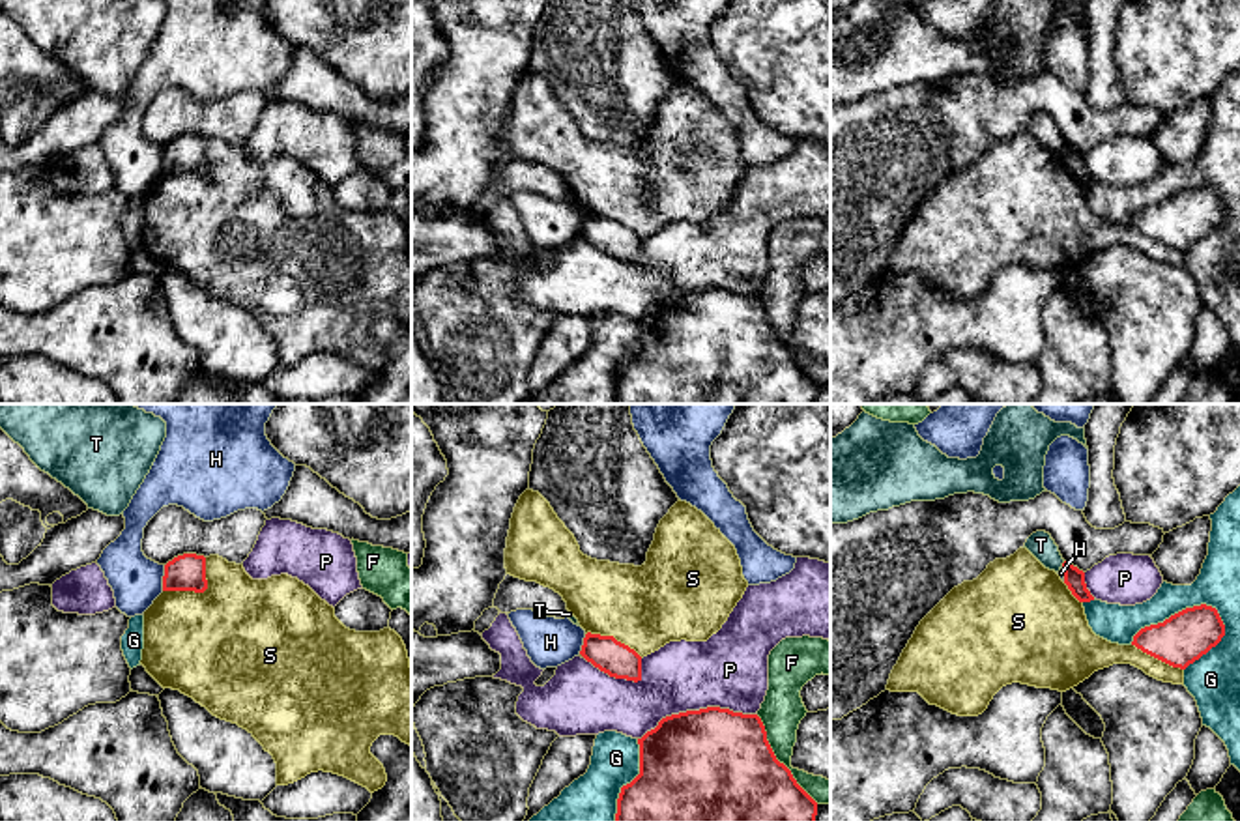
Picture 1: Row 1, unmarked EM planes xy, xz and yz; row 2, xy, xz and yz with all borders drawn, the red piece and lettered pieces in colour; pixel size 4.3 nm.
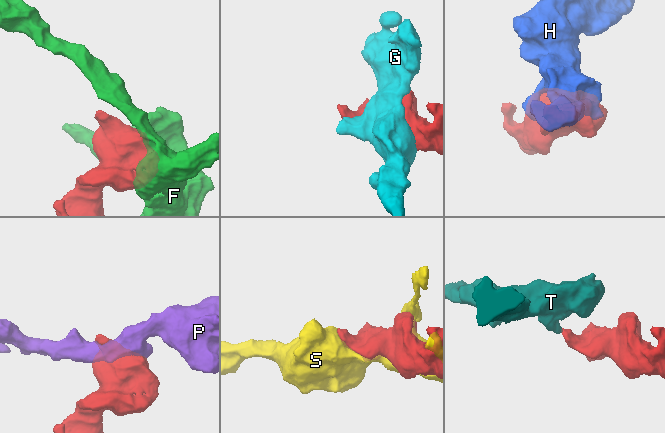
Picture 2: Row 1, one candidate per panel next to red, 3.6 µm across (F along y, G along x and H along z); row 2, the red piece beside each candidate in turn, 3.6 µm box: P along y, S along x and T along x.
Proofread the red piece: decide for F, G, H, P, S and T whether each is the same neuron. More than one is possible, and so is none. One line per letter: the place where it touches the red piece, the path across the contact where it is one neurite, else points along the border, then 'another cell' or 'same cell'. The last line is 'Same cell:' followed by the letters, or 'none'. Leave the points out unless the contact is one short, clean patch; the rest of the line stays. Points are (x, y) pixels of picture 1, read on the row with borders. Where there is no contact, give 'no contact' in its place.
F: contact xz (777, 760); another cell
G: contact yz (1179, 612); another cell
H: contact xy (163, 578); border xy (165, 565), (161, 590); another cell
P: contact xz (696, 711); another cell
S: contact xy (199, 591); another cell
T: contact yz (1063, 563); way yz (1074, 578), (1063, 563), (1040, 545); same cell
Same cell: T

